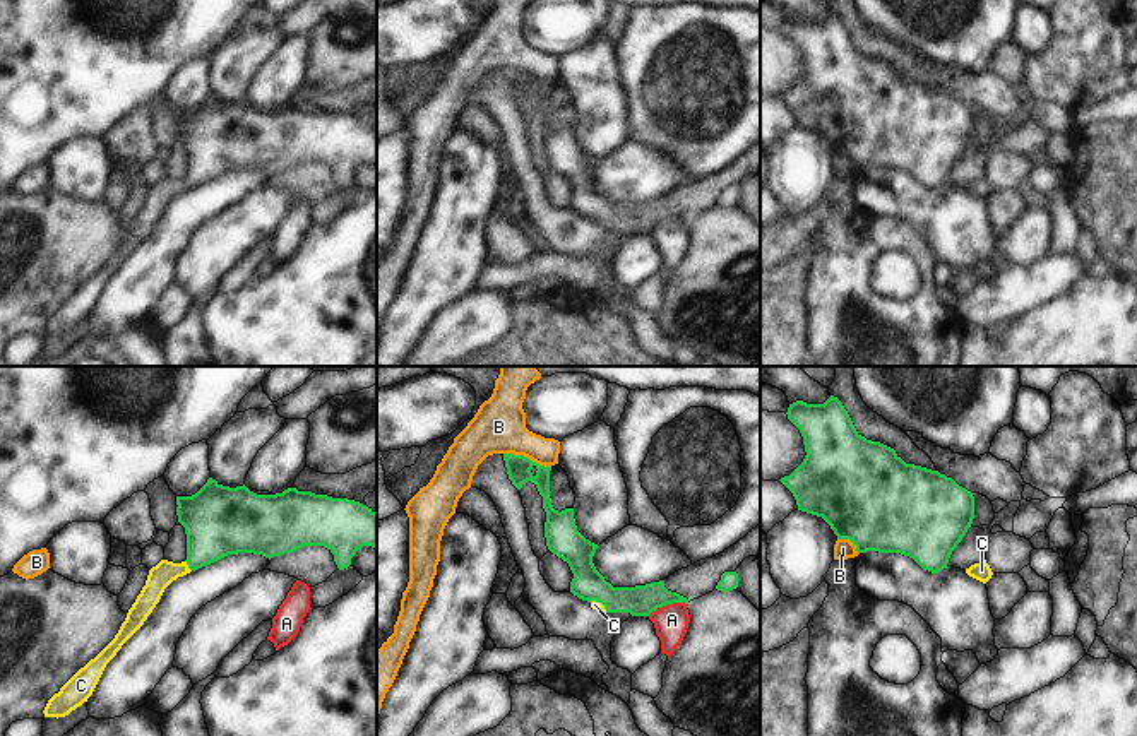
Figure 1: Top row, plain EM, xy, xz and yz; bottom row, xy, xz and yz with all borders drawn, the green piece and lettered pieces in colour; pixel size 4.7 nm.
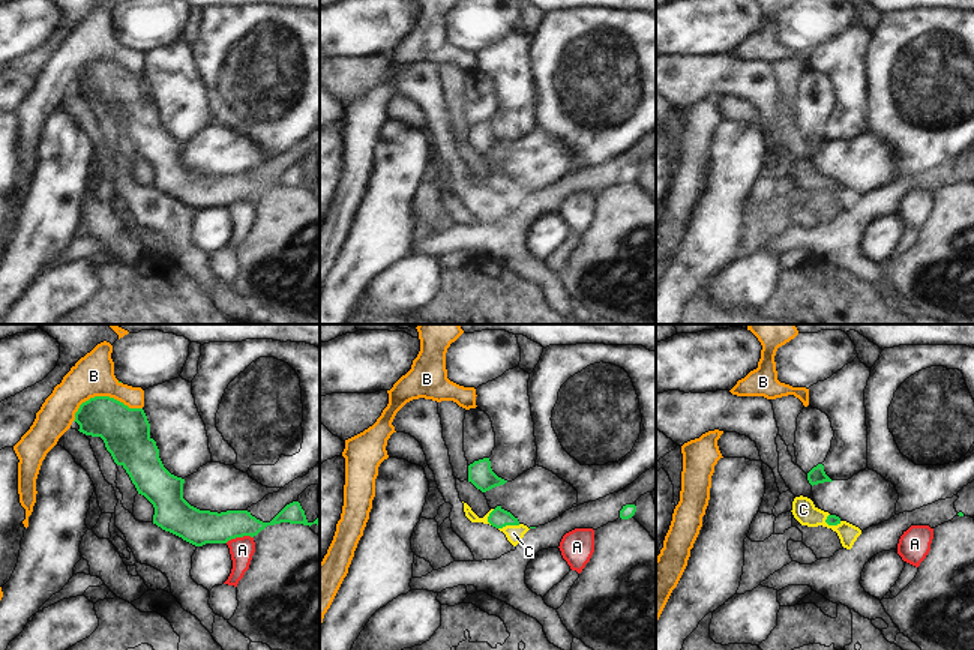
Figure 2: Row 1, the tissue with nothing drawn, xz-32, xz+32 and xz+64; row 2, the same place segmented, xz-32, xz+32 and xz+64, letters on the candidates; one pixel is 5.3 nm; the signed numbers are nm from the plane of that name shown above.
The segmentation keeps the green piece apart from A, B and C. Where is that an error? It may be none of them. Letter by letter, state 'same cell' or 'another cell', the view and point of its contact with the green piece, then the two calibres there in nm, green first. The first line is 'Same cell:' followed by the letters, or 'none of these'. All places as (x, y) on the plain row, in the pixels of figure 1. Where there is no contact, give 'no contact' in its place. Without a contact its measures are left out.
Same cell: C
A: another cell | xz (666, 219) | 140/160 nm
B: another cell | xz (526, 74) | 110/260 nm
C: same cell | xy (187, 180) | 320/110 nm

